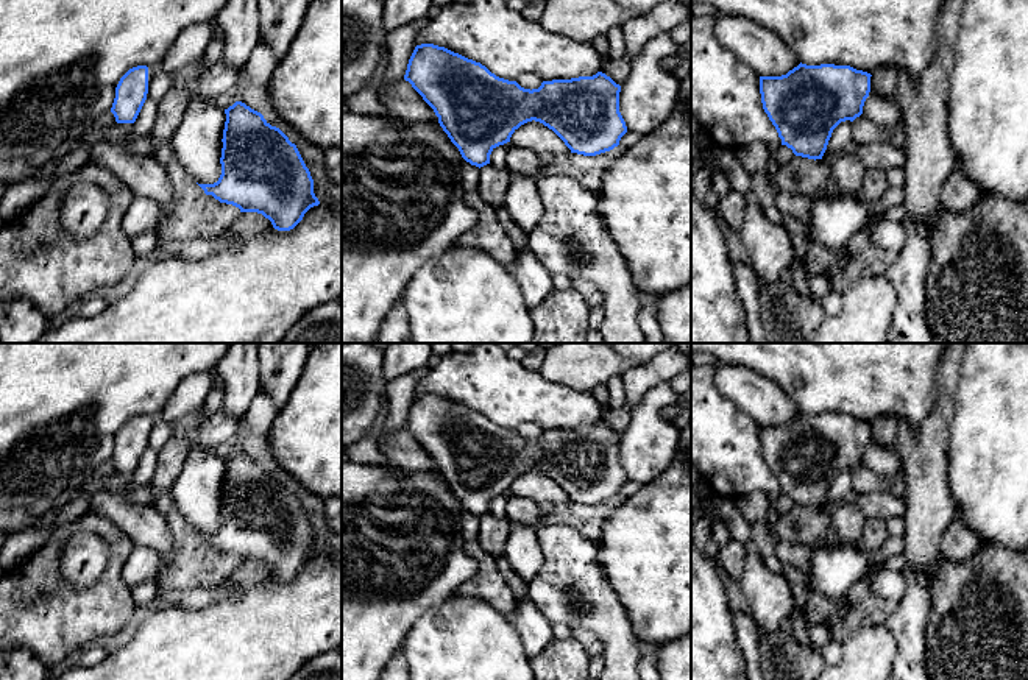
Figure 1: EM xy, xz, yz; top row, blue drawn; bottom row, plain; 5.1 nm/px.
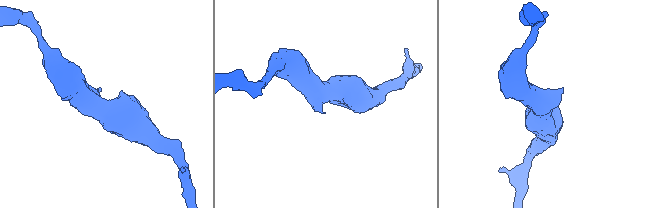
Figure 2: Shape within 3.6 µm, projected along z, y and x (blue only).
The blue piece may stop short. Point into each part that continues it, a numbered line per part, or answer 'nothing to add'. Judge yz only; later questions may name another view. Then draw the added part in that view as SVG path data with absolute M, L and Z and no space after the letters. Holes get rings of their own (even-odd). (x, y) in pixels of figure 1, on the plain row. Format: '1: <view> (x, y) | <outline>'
nothing to add

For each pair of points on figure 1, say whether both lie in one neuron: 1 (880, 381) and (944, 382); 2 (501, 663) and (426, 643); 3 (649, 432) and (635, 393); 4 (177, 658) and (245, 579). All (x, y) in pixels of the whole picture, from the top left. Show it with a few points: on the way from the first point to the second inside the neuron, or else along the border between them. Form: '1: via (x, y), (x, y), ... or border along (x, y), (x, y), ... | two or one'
1: border along (939, 359), (935, 376), (936, 400), (925, 417) | two
2: via (482, 663), (468, 663), (460, 655), (445, 651) | one
3: border along (668, 381), (652, 386), (645, 393), (621, 434) | two
4: via (198, 644), (242, 601) | one

